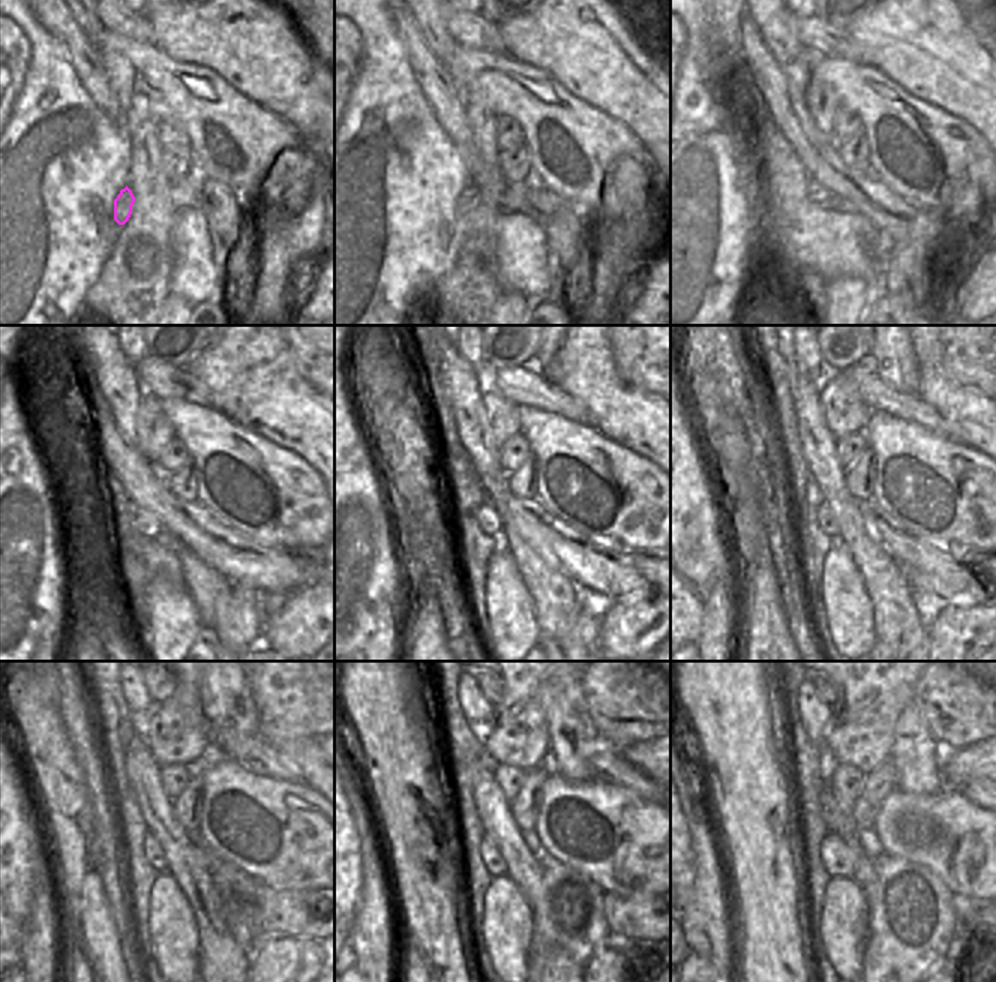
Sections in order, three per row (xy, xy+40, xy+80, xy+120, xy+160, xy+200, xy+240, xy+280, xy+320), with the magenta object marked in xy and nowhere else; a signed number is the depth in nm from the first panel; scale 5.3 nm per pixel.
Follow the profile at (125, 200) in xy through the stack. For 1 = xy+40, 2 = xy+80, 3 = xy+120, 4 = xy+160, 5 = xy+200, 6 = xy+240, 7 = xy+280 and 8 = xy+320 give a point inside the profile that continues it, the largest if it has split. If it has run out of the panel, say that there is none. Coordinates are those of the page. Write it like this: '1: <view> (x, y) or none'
1: xy+40 (468, 198)
2: xy+80 (812, 186)
3: xy+120 (146, 522)
4: xy+160 (488, 519)
5: xy+200 (825, 519)
6: xy+240 (152, 850)
7: xy+280 (492, 859)
8: xy+320 (837, 859)

